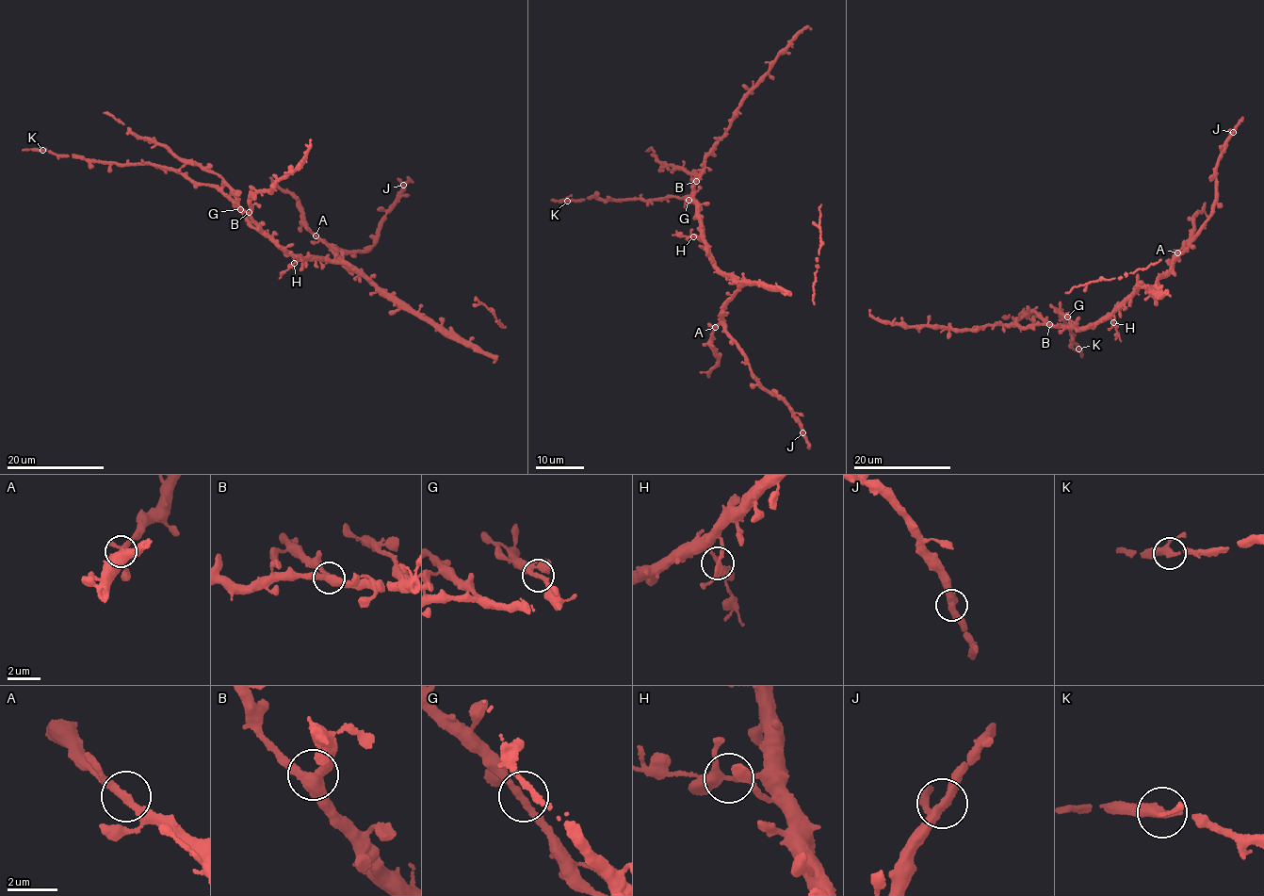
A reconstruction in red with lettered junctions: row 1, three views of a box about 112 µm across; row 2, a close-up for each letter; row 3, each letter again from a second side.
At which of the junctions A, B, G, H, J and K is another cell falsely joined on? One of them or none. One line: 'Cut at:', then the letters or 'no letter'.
Cut at: H

